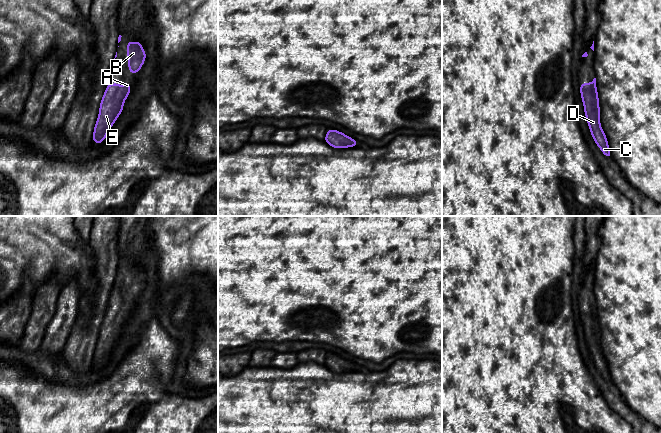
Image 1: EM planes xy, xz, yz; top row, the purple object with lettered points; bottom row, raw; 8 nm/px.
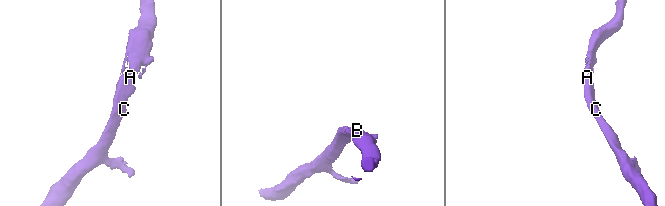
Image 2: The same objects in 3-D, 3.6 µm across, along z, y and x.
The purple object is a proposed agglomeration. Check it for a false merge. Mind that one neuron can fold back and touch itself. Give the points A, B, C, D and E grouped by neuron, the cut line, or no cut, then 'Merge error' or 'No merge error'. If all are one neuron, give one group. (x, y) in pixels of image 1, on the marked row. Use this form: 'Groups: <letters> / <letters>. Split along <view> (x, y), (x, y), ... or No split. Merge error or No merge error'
Groups: A B C D E. No split. No merge error

